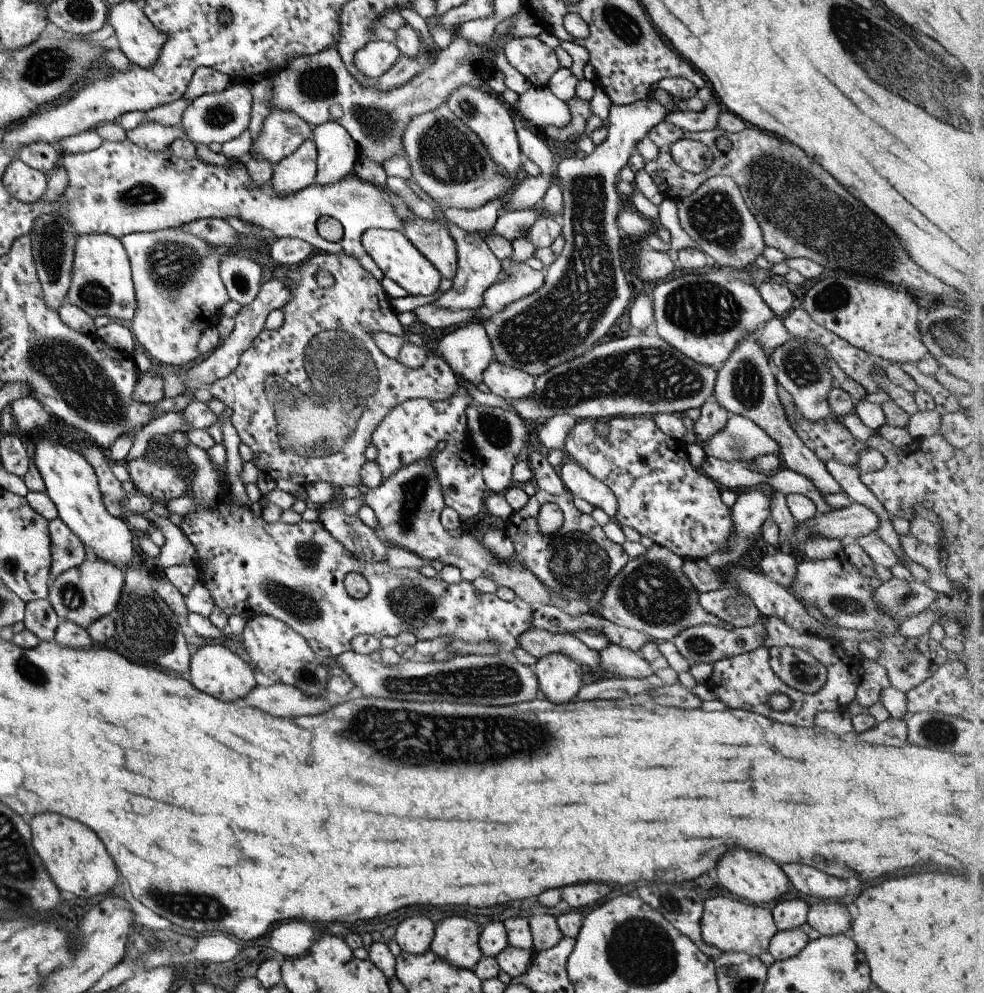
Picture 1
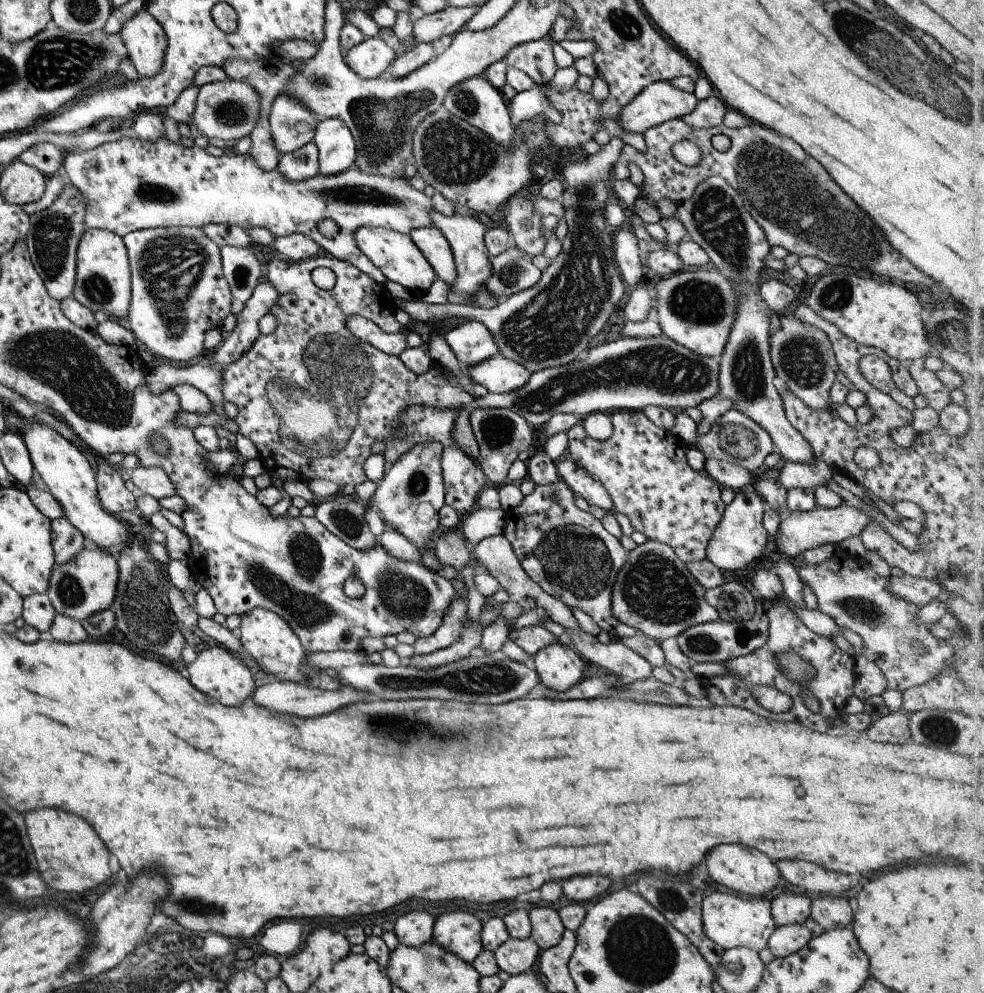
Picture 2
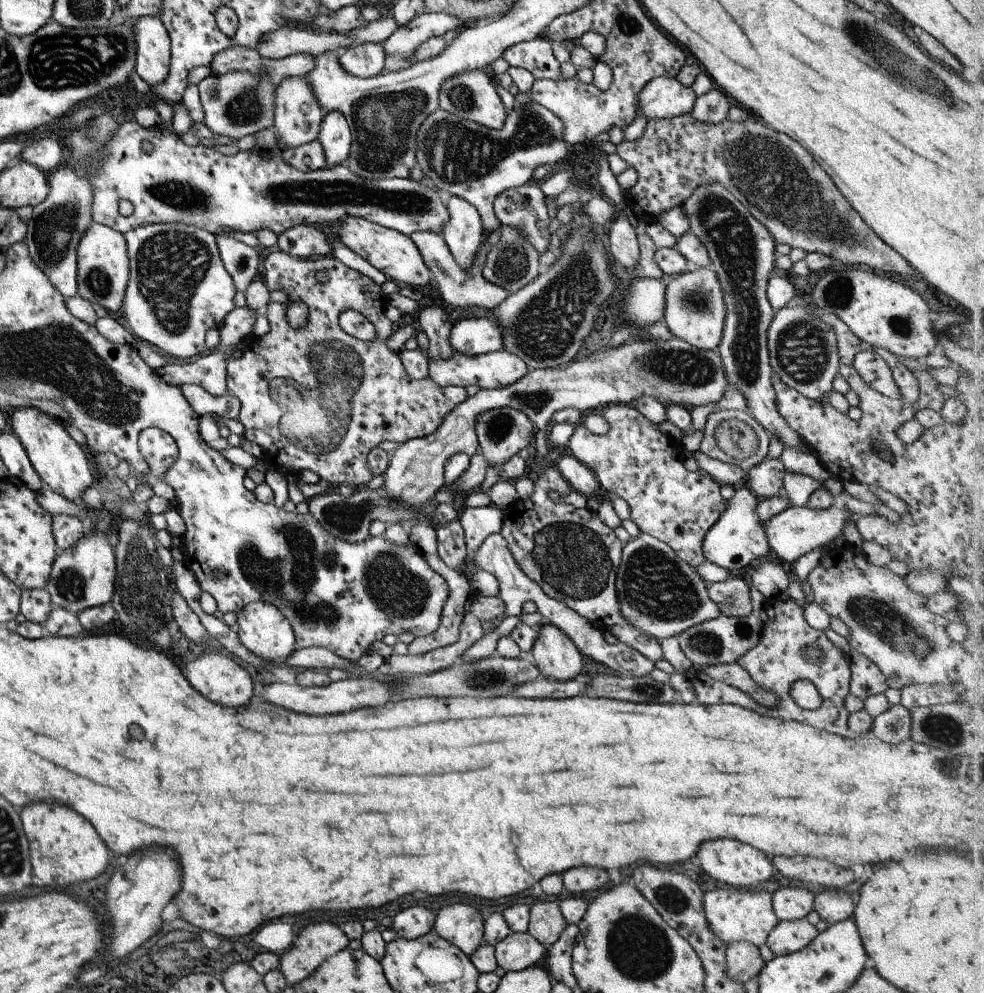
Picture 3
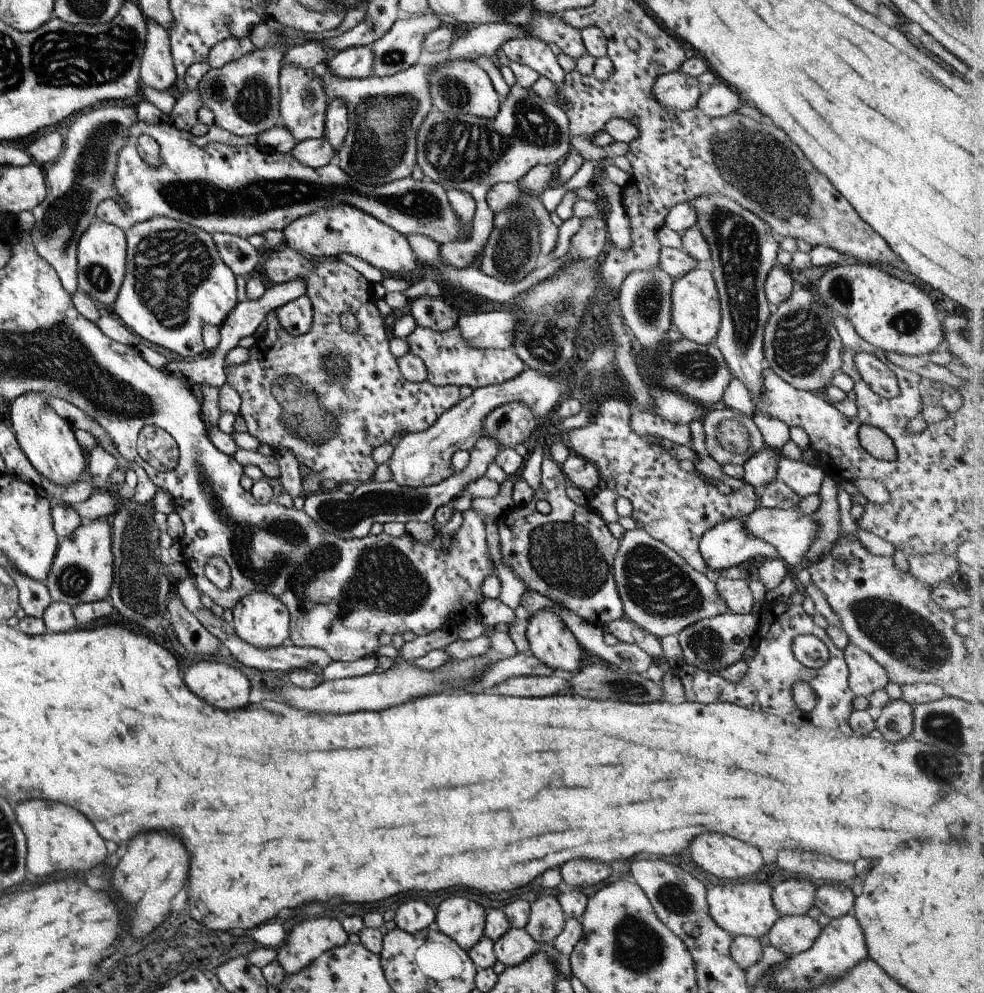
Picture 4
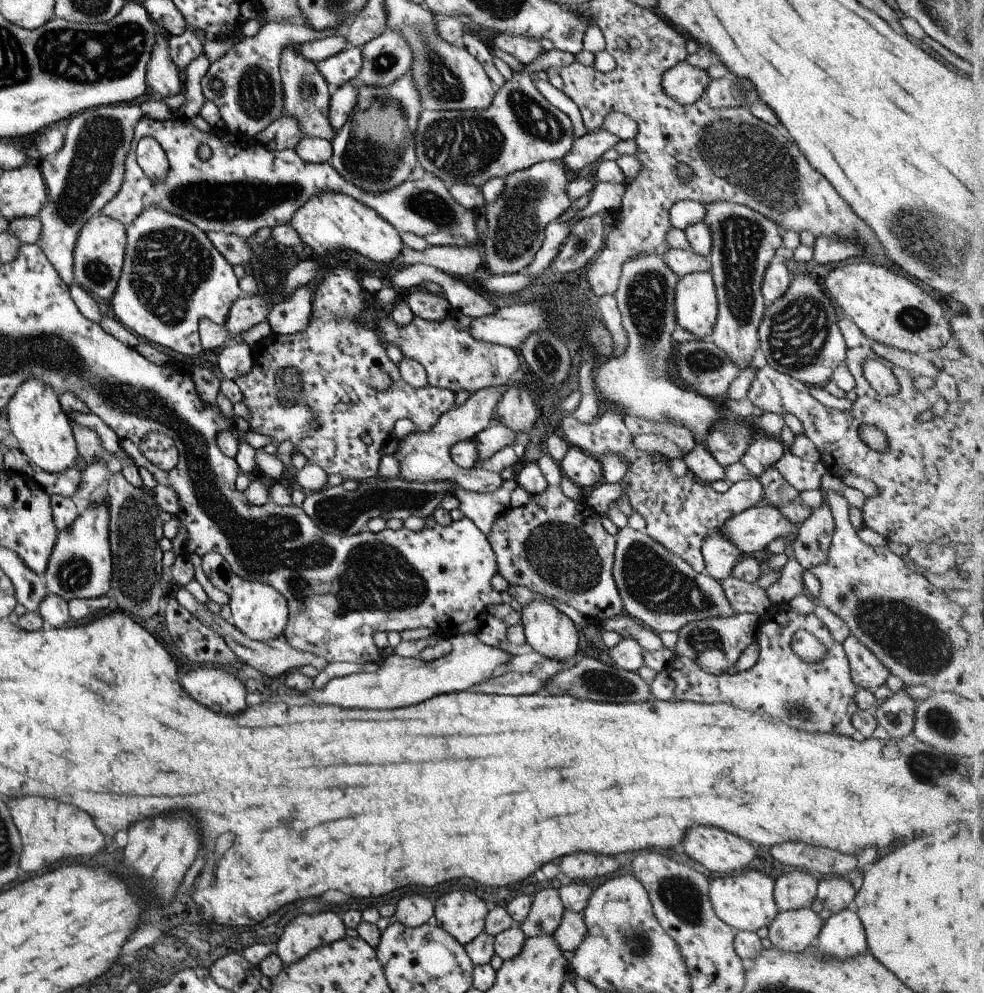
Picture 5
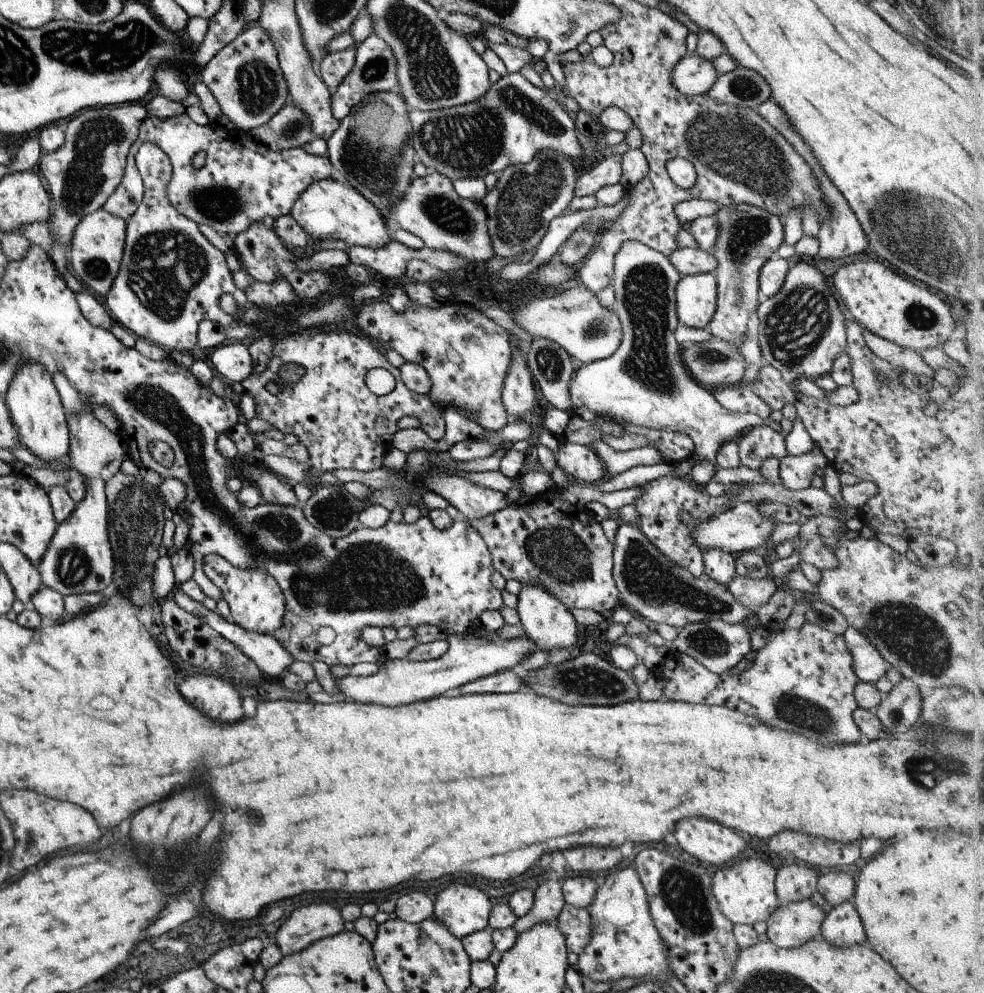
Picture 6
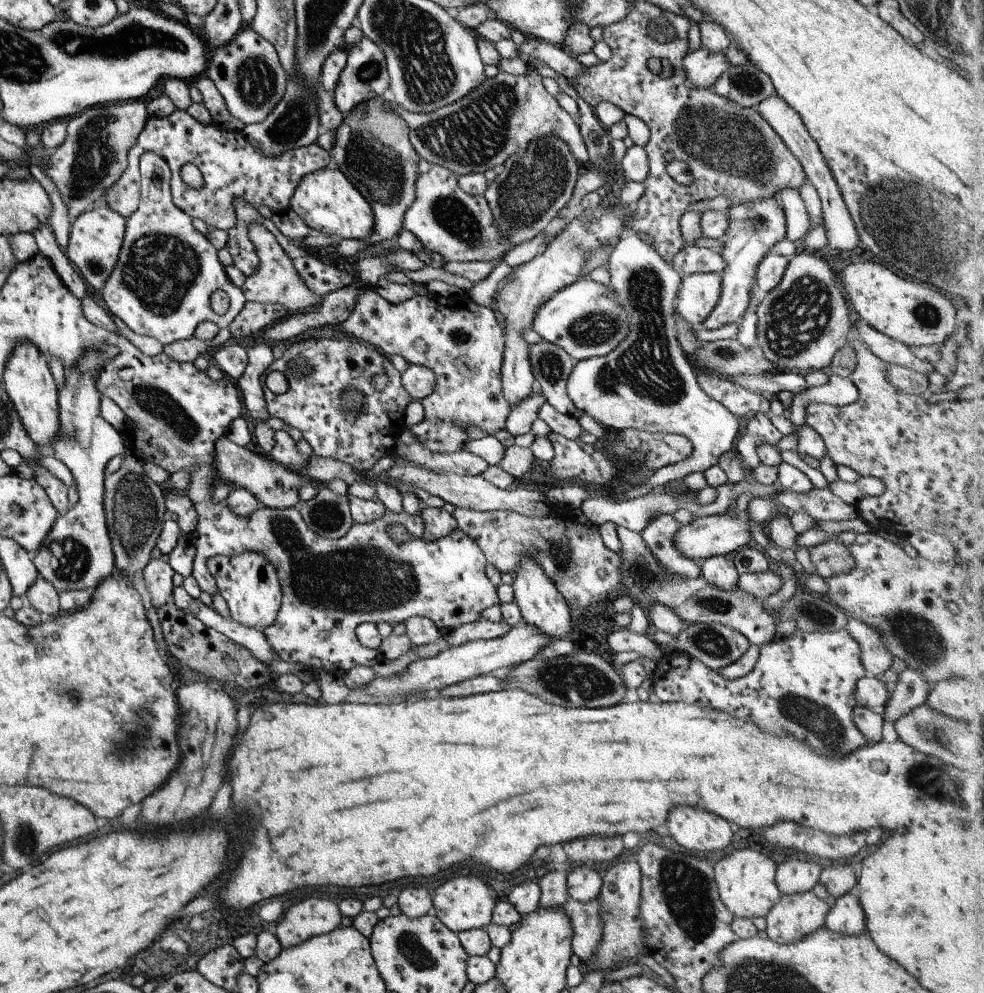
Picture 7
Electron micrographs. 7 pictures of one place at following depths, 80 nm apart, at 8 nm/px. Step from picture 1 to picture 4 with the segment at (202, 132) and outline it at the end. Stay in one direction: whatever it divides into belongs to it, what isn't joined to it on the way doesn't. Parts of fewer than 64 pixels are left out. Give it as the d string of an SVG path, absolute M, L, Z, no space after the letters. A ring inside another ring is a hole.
M363 6L351 7L346 10L341 22L335 28L321 32L305 32L293 27L281 25L278 40L280 45L267 43L264 47L253 47L248 53L231 59L223 66L210 68L202 74L197 90L202 100L202 106L213 113L214 125L235 134L235 136L253 136L280 124L278 102L280 90L278 89L278 70L283 53L290 46L304 43L305 41L323 41L343 34L355 26L364 17Z

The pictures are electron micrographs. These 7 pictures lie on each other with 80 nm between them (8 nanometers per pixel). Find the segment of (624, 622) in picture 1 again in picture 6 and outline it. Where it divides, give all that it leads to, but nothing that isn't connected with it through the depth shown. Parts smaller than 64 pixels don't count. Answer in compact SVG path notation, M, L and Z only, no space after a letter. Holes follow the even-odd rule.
M626 525L616 528L612 542L612 577L619 593L619 604L635 610L655 625L667 623L679 628L687 623L713 620L736 625L753 617L757 623L748 630L751 649L757 651L767 642L768 626L758 622L755 610L737 602L726 586L704 574L695 578L688 570L668 561L638 528Z

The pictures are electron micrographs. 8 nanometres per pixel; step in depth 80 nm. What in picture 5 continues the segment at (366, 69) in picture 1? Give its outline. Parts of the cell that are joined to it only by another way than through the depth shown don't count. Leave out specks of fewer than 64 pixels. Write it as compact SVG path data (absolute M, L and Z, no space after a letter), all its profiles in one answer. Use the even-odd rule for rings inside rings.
M351 47L339 51L337 54L328 56L319 62L315 62L319 74L325 79L330 89L341 86L347 80L357 76L361 66L360 47Z

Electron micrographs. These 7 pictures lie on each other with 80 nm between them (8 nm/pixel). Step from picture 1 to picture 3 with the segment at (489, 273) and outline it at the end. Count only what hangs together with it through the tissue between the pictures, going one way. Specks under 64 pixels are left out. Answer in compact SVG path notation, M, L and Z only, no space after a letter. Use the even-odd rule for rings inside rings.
M450 195L446 204L448 219L440 232L453 260L462 268L471 264L485 235L478 212L464 198Z

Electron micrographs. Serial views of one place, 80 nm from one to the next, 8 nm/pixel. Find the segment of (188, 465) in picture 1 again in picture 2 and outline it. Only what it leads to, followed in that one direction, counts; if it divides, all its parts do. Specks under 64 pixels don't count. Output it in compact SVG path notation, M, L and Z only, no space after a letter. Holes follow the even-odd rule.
M135 465L128 472L131 482L144 492L159 500L173 494L171 481L161 467L140 467Z

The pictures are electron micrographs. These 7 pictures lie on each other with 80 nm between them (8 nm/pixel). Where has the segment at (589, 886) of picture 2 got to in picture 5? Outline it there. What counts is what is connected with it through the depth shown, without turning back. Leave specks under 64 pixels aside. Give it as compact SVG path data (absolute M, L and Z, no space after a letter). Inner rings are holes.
M575 852L575 854L563 856L559 862L559 870L571 881L593 880L595 876L611 874L617 868L619 864L613 856L599 856L589 852Z

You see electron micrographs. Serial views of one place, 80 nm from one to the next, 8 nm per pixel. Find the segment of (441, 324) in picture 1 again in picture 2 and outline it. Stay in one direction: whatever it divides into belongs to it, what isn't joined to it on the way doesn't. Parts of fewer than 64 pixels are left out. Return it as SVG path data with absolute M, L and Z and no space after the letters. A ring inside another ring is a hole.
M668 79L652 81L619 113L618 125L642 133L650 126L689 114L698 103L693 93L688 93L668 83ZM612 137L596 153L588 155L583 162L566 164L561 174L565 189L562 190L563 218L567 225L565 236L560 240L559 254L549 262L540 274L539 280L525 290L505 297L492 308L470 307L468 305L445 303L424 303L416 296L410 300L393 298L395 309L401 309L411 319L426 324L434 324L445 318L465 318L465 321L479 321L491 333L493 342L497 345L498 353L505 358L518 362L530 373L549 367L558 367L578 362L587 350L587 342L601 330L609 314L615 311L614 307L620 303L627 288L625 288L621 275L617 270L612 249L613 231L603 222L601 209L603 203L608 201L612 191L611 182L613 163L620 159L620 150L625 145L618 137Z

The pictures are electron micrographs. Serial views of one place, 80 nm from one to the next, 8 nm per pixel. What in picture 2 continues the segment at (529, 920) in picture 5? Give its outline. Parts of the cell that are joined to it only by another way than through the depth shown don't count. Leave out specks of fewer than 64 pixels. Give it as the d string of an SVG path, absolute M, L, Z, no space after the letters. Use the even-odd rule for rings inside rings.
M533 907L529 913L530 937L540 948L555 946L562 937L564 926L561 924L558 911L550 907Z

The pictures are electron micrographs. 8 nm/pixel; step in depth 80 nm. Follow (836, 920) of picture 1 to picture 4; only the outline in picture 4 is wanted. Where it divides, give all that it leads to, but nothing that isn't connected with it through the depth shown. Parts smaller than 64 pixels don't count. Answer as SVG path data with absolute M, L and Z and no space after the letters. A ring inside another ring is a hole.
M823 884L818 886L814 892L814 906L820 912L837 918L848 913L853 906L853 894L843 884Z

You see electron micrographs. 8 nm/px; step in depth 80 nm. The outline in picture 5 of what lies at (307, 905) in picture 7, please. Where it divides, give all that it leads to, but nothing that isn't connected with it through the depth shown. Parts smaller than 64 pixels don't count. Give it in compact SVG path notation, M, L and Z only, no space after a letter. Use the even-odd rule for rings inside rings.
M329 910L299 914L283 927L276 939L275 954L283 965L290 965L319 945L343 938L343 925L339 914Z

